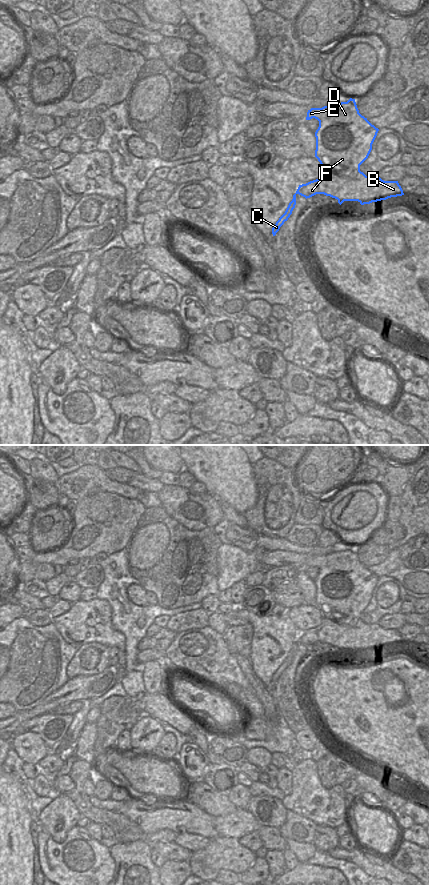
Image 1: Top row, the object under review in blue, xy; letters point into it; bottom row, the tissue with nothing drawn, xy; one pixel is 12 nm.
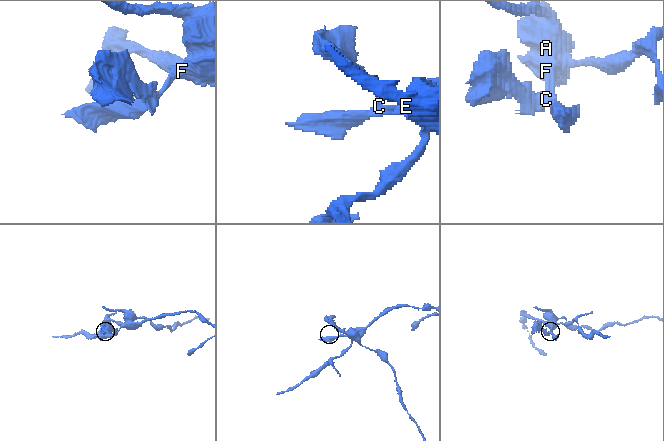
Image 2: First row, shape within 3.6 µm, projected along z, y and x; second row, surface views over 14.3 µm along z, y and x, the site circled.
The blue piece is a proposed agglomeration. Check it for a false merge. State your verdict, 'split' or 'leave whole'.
split

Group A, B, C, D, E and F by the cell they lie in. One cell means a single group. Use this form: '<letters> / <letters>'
A D E / B C F

